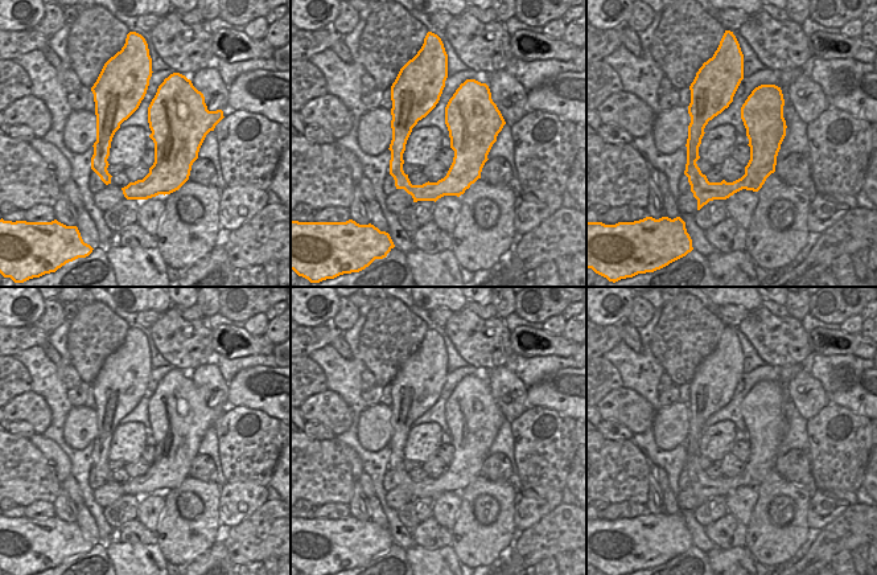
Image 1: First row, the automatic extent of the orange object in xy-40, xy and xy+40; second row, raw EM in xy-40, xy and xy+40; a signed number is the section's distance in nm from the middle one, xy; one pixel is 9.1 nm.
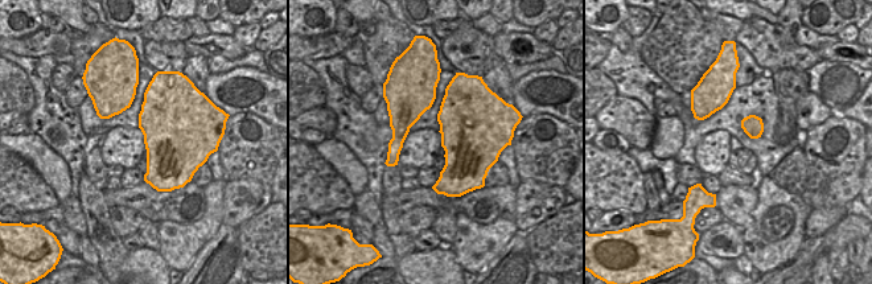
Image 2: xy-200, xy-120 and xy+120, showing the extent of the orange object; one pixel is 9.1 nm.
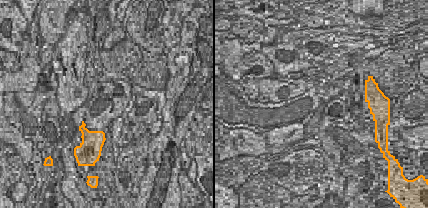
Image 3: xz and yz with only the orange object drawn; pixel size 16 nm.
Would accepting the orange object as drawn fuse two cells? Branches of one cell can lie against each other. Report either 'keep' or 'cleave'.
keep

